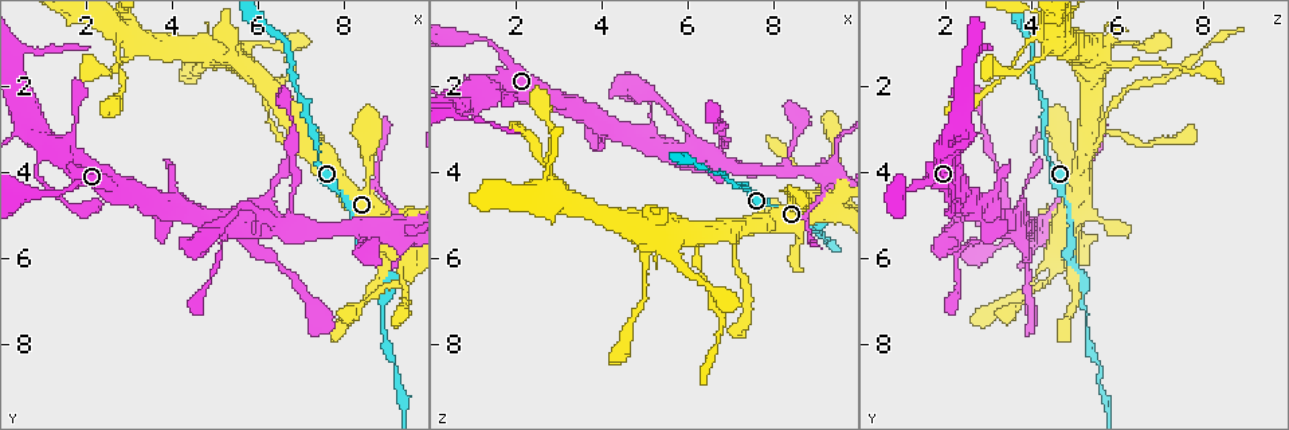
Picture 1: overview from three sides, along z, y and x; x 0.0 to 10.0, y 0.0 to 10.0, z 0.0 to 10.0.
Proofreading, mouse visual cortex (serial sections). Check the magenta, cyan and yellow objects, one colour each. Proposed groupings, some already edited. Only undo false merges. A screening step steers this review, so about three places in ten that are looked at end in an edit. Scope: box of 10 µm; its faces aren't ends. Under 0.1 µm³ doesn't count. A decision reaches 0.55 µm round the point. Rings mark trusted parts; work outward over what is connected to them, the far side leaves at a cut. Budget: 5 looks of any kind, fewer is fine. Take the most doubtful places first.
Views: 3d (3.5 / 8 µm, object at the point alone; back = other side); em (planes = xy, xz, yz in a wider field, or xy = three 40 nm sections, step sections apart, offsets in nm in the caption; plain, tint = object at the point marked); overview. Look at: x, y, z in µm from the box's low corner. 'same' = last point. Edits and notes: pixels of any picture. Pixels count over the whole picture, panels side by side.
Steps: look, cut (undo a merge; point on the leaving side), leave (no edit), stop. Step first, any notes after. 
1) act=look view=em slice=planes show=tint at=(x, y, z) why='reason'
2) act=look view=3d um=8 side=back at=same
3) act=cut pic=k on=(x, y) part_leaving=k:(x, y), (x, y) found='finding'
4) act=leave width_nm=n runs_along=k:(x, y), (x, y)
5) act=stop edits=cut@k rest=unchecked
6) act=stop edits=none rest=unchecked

act=look view=3d um=3.5 at=(6.05, 5.10, 3.65) why='sharp bend'

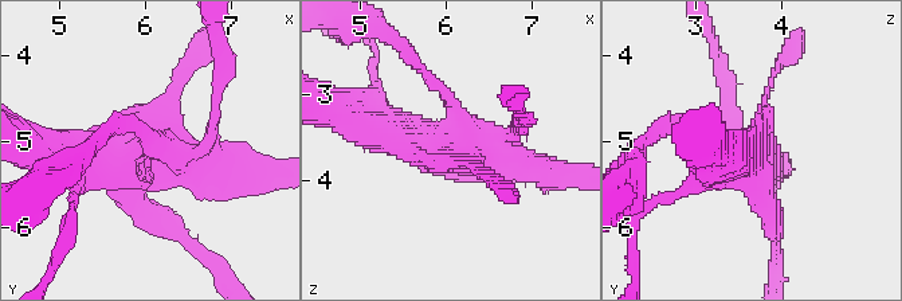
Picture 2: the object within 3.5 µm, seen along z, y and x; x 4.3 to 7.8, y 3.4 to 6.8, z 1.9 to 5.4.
act=leave runs_along=2:(375, 131), (534, 168) found='all the same cell'

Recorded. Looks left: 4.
act=look view=3d um=8 at=(7.10, 3.25, 5.25) why='sharp bend'

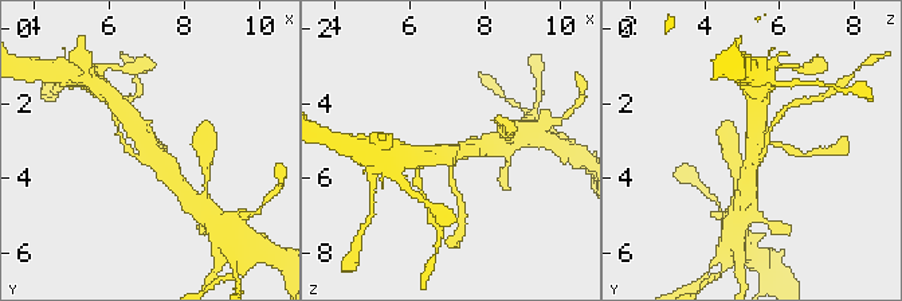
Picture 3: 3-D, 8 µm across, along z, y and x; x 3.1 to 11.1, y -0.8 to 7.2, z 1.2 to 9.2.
act=look view=3d um=3.5 at=same

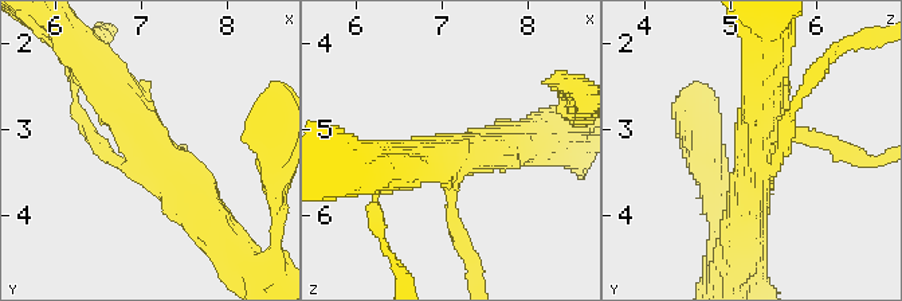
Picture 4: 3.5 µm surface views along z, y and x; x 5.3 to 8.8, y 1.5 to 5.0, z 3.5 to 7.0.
act=cut pic=4 on=(83, 126) arm_widths_nm=150,200,400,500 part_leaving=4:(776, 161), (793, 104), (831, 54) found='a second cell is stuck on'

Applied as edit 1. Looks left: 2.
act=stop edits=cut@4 rest=unchecked

